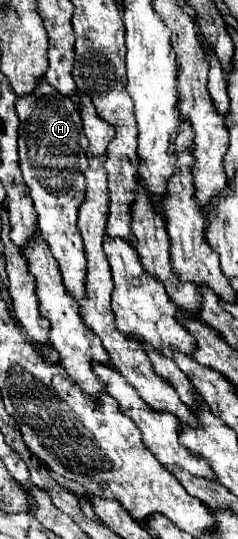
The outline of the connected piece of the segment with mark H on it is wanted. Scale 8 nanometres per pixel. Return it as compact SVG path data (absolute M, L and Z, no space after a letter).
M45 79L37 83L37 89L29 93L29 97L21 97L17 101L17 115L19 115L19 165L23 179L29 187L35 211L39 215L39 231L47 241L51 255L57 259L63 285L73 299L85 299L85 253L83 241L77 229L77 209L85 199L85 177L83 171L87 169L87 137L83 133L83 123L79 111L75 109L73 101L61 93L57 93Z

